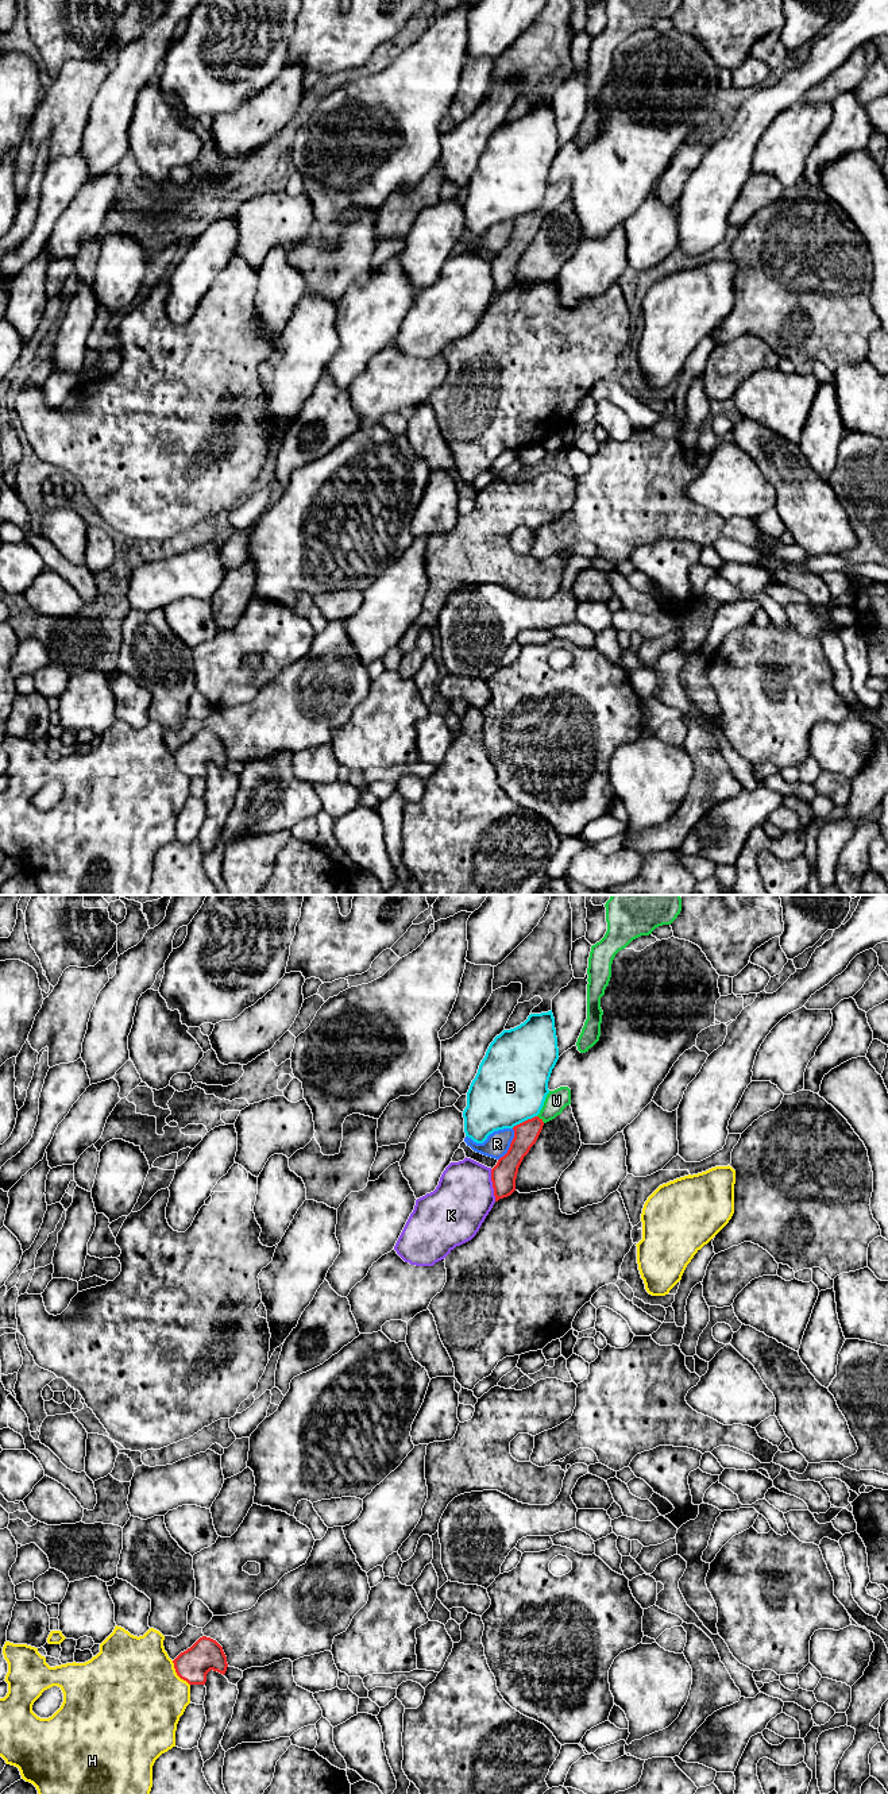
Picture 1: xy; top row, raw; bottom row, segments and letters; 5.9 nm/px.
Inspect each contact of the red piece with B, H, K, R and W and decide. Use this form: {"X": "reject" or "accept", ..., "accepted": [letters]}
{"B": "reject", "H": "reject", "K": "reject", "R": "reject", "W": "accept", "accepted": ["W"]}

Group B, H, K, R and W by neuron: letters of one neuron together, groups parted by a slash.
B / H / K / R / W

